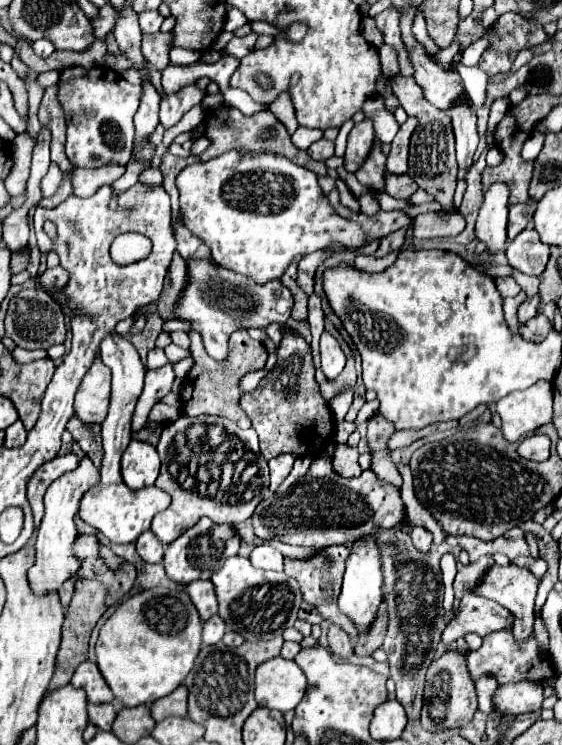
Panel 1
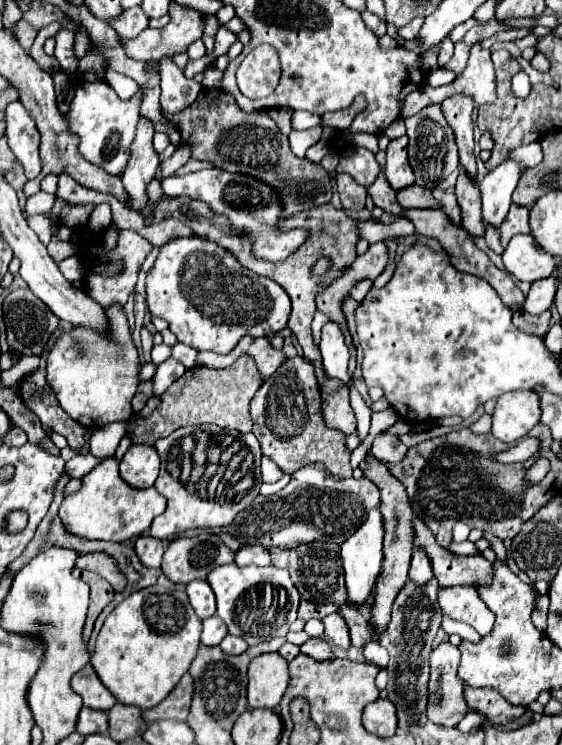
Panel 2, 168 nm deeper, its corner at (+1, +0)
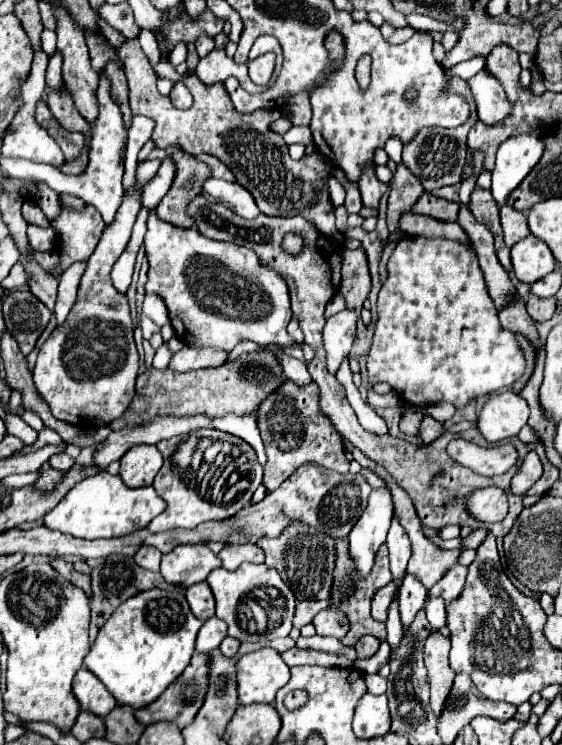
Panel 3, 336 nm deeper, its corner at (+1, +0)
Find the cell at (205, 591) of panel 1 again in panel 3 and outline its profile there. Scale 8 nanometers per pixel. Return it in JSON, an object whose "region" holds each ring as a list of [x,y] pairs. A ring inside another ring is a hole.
{"region":[[[195,583],[187,589],[187,601],[195,617],[209,619],[215,615],[215,599],[207,583]]]}

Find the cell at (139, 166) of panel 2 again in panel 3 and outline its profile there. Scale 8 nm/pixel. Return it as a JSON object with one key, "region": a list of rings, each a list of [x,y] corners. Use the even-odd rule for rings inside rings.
{"region":[[[143,161],[137,167],[137,183],[123,197],[119,213],[111,225],[105,227],[103,237],[89,257],[83,273],[79,295],[69,311],[69,317],[57,327],[43,343],[33,369],[33,383],[43,401],[51,407],[51,413],[71,425],[103,427],[121,417],[135,395],[135,379],[139,369],[139,355],[133,341],[133,323],[129,317],[127,297],[117,293],[111,285],[111,265],[123,253],[135,217],[141,209],[141,189],[155,175],[161,161]]]}

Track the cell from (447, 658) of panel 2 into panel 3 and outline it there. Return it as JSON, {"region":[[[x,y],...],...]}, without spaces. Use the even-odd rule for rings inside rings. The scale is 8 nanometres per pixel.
{"region":[[[437,631],[427,637],[423,647],[423,655],[425,655],[423,659],[431,683],[431,709],[435,715],[443,711],[445,699],[451,691],[453,677],[455,677],[453,669],[449,667],[449,647],[451,647],[449,639]]]}

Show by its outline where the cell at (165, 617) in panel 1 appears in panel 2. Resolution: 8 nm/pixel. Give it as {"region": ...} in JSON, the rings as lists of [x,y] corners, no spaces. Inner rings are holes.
{"region":[[[153,585],[131,593],[111,611],[99,631],[91,665],[119,703],[149,709],[161,703],[189,671],[199,647],[199,635],[201,619],[195,615],[187,593]]]}

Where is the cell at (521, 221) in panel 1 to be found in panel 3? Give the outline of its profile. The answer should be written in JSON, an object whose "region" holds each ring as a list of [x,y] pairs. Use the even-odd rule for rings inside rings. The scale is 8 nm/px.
{"region":[[[511,205],[501,207],[501,225],[503,225],[503,235],[505,235],[507,247],[513,247],[517,241],[531,235],[531,231],[527,227],[525,213],[513,209]]]}

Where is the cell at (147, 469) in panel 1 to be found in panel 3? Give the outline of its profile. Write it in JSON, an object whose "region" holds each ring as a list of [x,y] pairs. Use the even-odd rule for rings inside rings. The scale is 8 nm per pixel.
{"region":[[[133,445],[121,459],[121,479],[127,487],[153,485],[163,465],[163,457],[155,445]]]}

